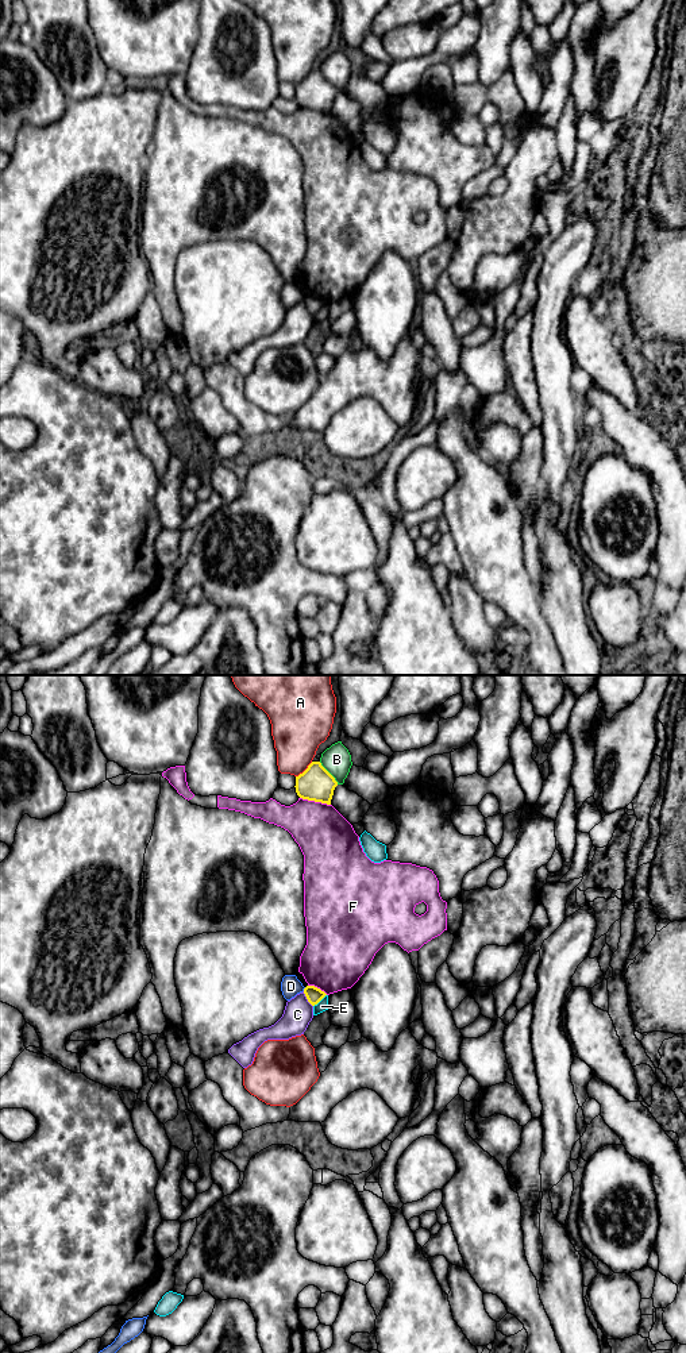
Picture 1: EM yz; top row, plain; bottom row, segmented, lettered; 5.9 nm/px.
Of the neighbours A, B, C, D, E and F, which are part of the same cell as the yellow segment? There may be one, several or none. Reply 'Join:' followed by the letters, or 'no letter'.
Join: no letter

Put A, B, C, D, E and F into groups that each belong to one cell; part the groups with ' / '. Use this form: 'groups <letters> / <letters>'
groups A / B / C / D / E / F

